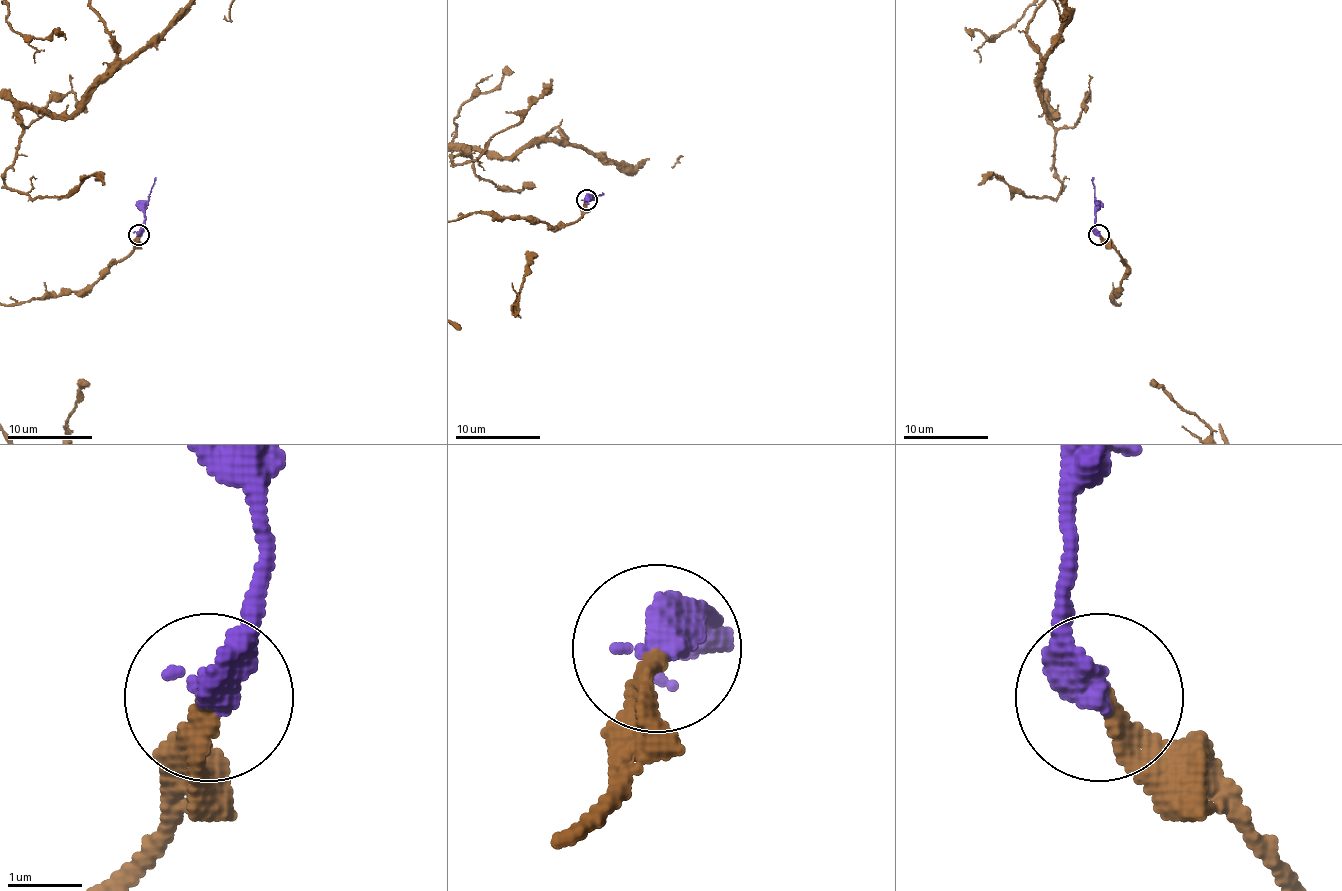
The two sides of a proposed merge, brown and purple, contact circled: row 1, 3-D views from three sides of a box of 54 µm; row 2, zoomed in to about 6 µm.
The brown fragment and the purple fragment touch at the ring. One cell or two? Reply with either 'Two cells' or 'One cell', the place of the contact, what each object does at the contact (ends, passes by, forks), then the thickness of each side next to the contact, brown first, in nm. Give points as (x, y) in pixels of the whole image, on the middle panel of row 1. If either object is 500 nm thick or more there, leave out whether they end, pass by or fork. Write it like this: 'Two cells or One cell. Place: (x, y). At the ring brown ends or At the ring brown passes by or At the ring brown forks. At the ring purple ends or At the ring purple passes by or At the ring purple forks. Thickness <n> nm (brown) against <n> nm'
One cell. Place: (586, 200). At the ring brown ends. At the ring purple ends. Thickness 240 nm (brown) against 460 nm

